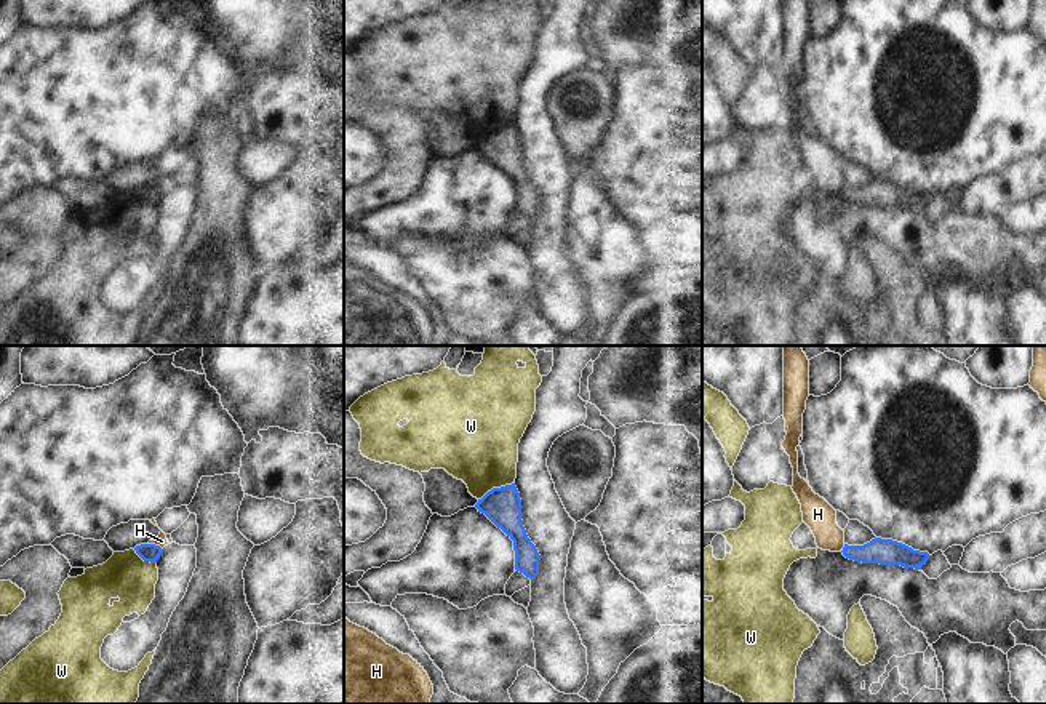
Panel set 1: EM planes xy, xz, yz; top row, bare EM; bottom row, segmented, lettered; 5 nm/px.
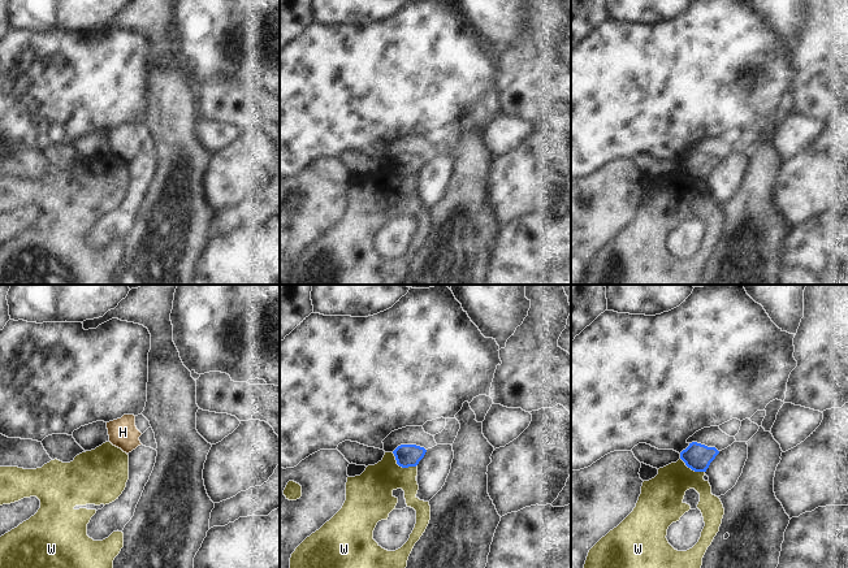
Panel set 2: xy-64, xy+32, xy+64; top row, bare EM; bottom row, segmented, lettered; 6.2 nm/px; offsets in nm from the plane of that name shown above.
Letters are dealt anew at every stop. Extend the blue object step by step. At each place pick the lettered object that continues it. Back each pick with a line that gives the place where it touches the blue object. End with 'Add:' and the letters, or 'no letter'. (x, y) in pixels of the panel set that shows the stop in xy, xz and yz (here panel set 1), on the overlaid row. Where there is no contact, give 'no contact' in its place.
Add: no letter

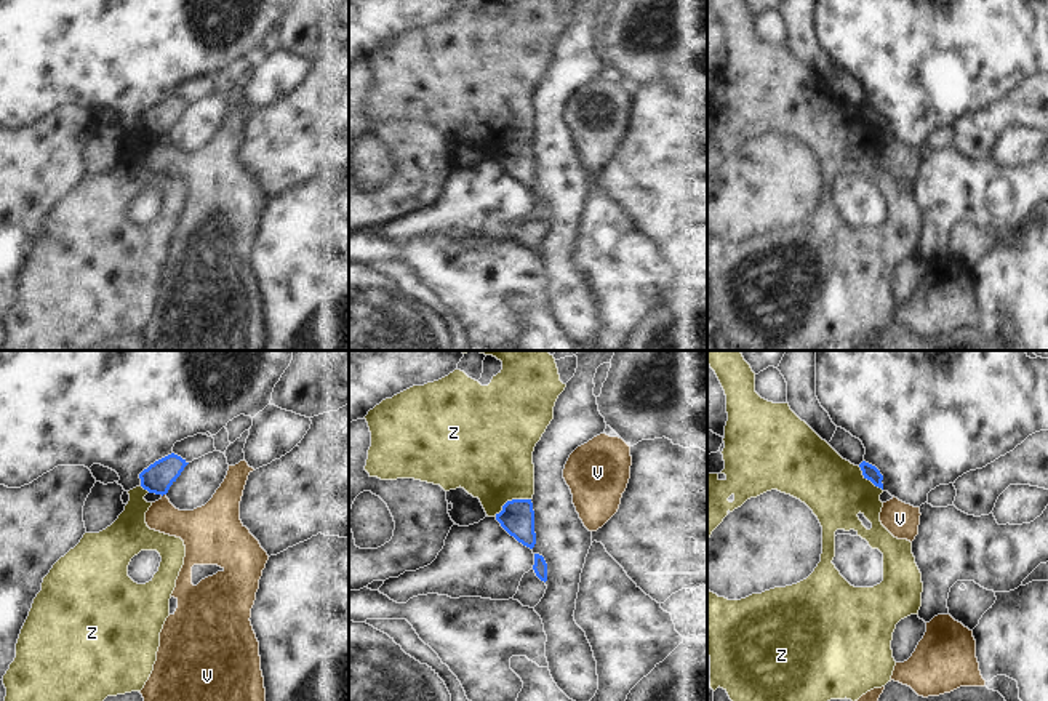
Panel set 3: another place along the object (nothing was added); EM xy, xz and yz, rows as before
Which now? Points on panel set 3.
Add: no letter

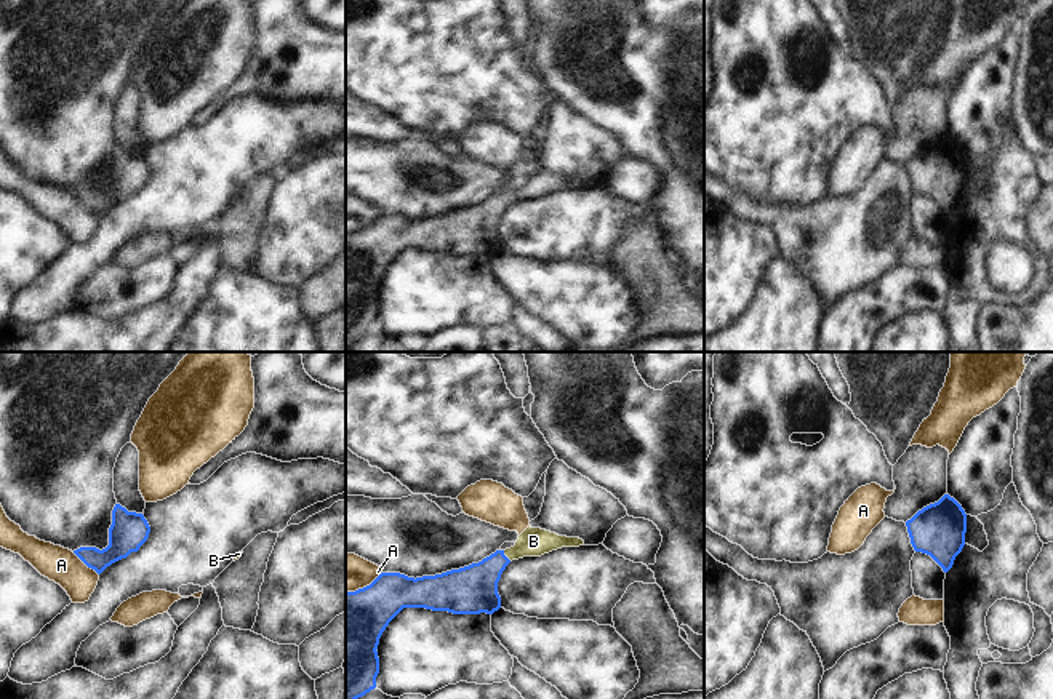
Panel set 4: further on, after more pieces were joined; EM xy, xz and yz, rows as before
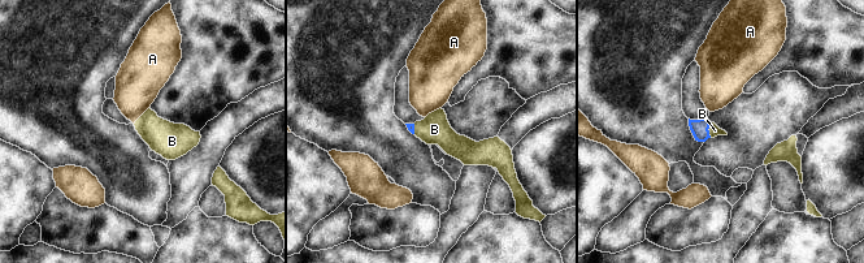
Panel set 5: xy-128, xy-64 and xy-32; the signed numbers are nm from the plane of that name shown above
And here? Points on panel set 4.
B: meets blue in xz at (504, 555)
Add: B

